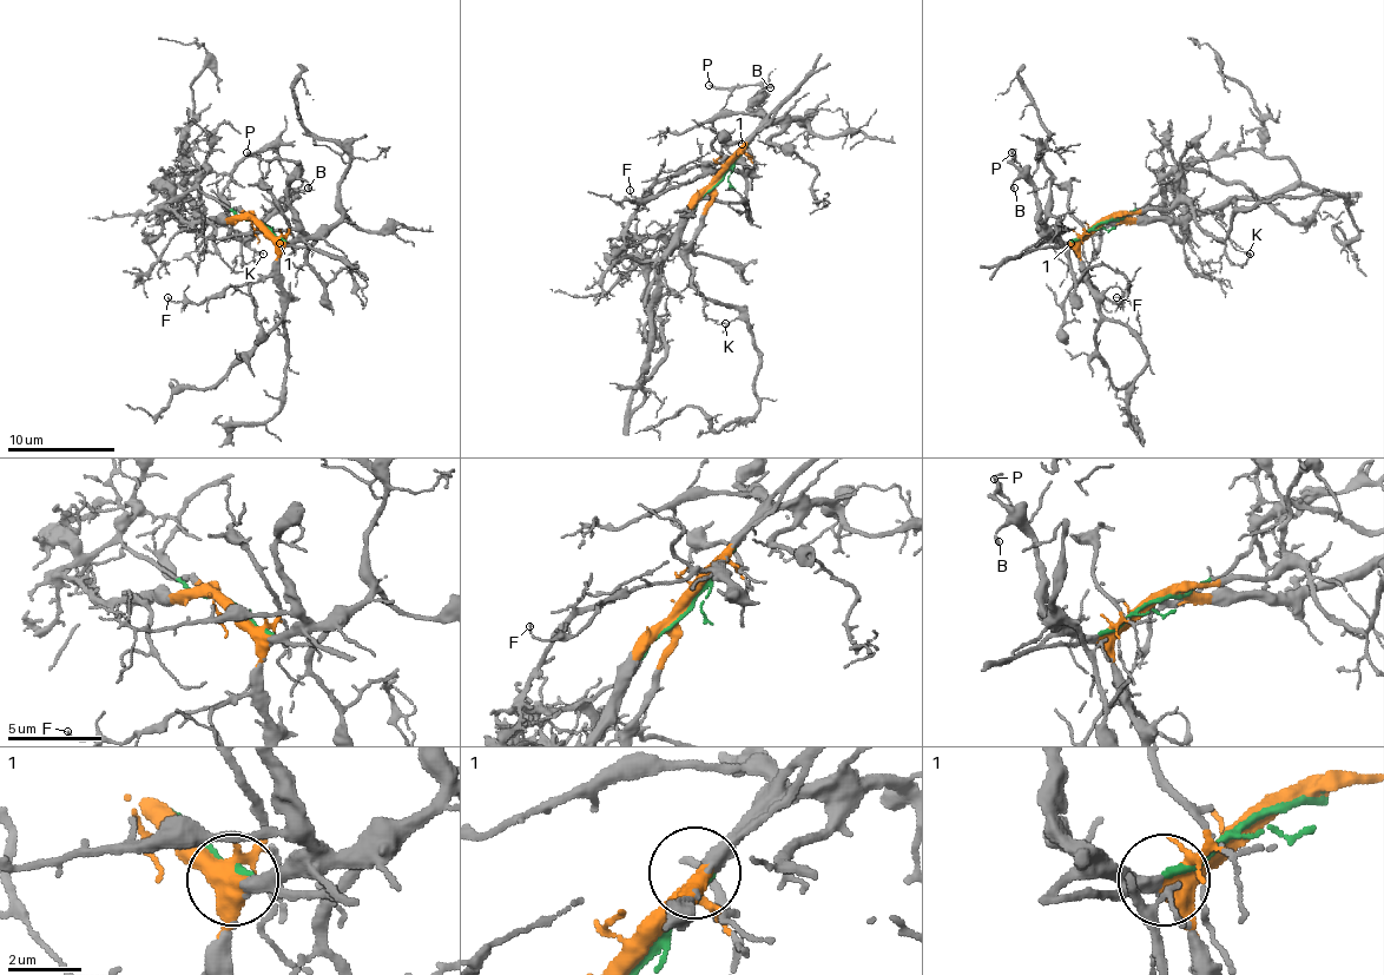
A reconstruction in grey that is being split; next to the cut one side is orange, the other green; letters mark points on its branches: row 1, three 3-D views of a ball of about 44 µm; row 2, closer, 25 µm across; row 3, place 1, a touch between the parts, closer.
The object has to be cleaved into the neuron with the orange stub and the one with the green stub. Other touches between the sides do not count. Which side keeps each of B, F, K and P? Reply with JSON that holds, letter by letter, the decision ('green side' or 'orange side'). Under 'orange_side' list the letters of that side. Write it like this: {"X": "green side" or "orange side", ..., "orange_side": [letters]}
{"B": "orange side", "F": "orange side", "K": "orange side", "P": "orange side", "orange_side": ["B", "F", "K", "P"]}

